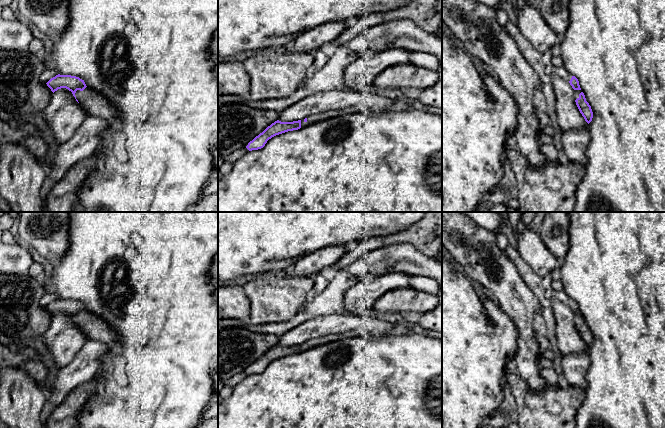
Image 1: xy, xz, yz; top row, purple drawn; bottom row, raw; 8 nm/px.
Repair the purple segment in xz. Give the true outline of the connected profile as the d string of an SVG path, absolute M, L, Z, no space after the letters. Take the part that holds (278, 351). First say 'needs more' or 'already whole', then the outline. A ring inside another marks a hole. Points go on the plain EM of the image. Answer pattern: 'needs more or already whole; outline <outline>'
needs more; outline M348 331L338 334L329 334L326 336L320 336L317 338L312 338L303 344L293 345L293 346L281 346L279 344L268 350L262 357L256 360L252 365L248 367L246 372L249 375L258 374L265 370L267 365L272 361L293 354L298 354L300 352L309 350L313 347L327 344L330 342L354 338L357 336L356 331Z

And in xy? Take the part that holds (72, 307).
needs more; outline M58 298L46 308L53 317L61 312L68 313L72 316L76 325L84 332L88 340L109 344L115 354L121 352L115 330L99 316L87 311L84 304L79 301Z

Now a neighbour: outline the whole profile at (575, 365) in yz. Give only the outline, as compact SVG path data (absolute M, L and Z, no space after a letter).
M587 351L563 354L562 368L569 386L576 386L585 391L588 387L586 373L589 366L590 357Z

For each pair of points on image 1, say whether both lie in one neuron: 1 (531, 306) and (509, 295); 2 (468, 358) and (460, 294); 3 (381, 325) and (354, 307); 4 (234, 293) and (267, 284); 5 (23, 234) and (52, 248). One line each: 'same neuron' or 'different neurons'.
1: same neuron
2: same neuron
3: different neurons
4: different neurons
5: same neuron

